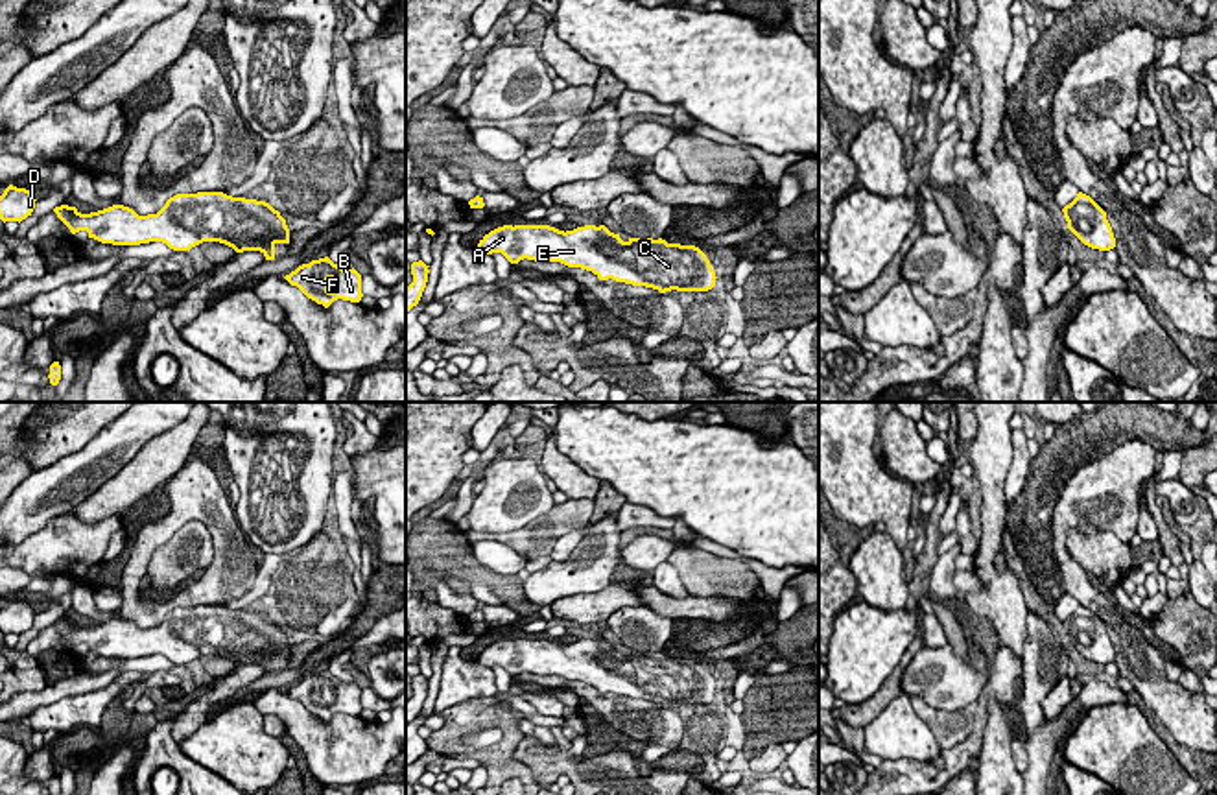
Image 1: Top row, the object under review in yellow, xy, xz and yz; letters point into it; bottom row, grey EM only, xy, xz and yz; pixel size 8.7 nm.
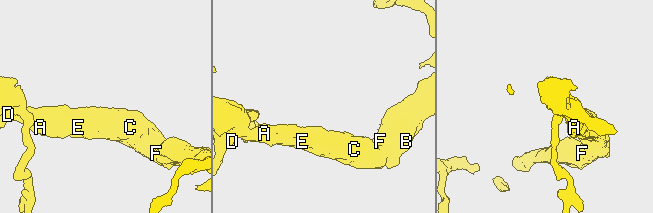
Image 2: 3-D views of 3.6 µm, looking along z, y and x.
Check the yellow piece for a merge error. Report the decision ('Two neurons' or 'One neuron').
One neuron

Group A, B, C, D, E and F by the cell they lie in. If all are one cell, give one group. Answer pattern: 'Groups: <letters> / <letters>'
Groups: A B C D E F

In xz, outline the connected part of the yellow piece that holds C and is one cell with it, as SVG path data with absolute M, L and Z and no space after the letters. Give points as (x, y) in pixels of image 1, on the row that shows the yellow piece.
M503 225L489 234L485 234L478 247L478 251L483 251L487 255L502 253L511 264L518 264L520 260L535 260L535 262L561 262L568 267L581 267L586 271L592 271L599 280L616 280L625 282L632 286L645 286L658 290L660 293L677 290L677 291L708 291L715 286L715 271L710 266L710 260L706 255L695 247L695 245L680 245L680 243L668 243L666 240L658 238L629 238L623 242L620 234L610 232L605 225L585 225L577 227L573 231L559 231L549 225Z

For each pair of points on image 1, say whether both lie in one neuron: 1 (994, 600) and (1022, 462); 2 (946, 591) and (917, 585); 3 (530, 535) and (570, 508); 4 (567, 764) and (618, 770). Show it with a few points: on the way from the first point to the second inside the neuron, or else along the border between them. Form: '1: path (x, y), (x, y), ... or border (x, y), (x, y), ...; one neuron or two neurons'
1: border (1013, 458), (1005, 478), (1007, 504); two neurons
2: border (939, 557), (932, 570), (930, 594); two neurons
3: path (539, 535), (561, 517); one neuron
4: path (579, 770), (605, 770); one neuron

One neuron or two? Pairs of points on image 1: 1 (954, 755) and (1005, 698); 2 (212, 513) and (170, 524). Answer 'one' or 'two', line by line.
1: one
2: one

